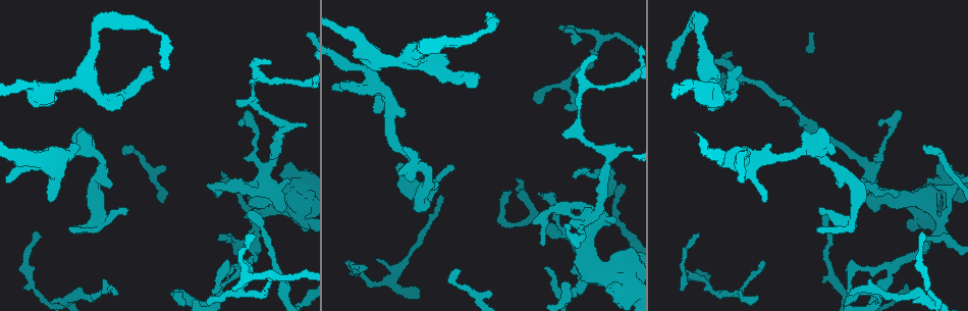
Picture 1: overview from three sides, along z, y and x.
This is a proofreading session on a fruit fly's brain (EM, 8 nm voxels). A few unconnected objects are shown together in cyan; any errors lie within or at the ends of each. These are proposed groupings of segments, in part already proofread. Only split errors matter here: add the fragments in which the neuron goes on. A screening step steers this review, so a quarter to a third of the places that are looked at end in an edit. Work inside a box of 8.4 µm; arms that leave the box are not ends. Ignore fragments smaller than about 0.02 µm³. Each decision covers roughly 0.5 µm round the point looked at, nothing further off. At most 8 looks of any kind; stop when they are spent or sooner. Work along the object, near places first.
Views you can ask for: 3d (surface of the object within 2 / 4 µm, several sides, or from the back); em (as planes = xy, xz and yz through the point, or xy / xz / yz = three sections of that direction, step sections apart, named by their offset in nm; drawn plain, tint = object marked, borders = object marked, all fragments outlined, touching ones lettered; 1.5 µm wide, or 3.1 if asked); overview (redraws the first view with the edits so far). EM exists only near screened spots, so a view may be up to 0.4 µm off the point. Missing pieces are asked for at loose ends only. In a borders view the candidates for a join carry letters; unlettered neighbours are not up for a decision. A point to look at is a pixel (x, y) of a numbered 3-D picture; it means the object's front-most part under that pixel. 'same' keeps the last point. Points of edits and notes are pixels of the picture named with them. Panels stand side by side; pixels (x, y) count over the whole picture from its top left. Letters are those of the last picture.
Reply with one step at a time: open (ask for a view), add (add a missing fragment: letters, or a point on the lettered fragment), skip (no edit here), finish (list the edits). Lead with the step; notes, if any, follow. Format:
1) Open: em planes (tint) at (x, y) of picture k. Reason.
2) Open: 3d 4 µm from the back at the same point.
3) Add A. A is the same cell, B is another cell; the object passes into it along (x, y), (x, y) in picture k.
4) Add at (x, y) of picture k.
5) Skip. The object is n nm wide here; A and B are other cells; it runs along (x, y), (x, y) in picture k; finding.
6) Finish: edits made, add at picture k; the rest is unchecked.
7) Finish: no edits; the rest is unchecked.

Open: em xz step 4 (tint) at (596, 55) of picture 1. Tapers out.

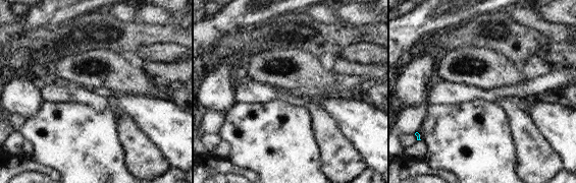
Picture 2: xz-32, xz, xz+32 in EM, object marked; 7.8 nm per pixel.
Open: em planes (borders) at the same point.

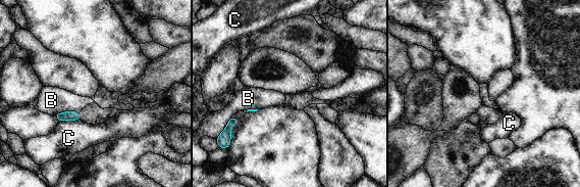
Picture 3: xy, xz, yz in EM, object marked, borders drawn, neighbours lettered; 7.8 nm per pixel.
Skip. B and C are other cells; a border runs along (78, 111), (66, 110), (53, 114) in picture 3; no lettered fragment goes on from it.

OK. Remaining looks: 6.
Open: 3d 4 µm at (576, 44) of picture 1. An open end.

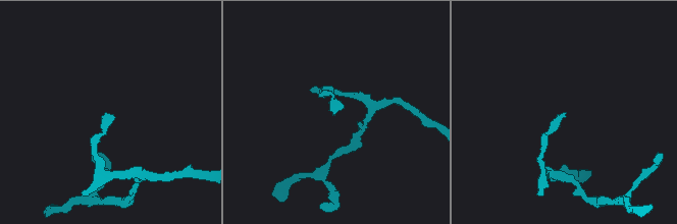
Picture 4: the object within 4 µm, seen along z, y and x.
Open: em yz step 8 (tint) at (563, 113) of picture 4. Need the tissue.

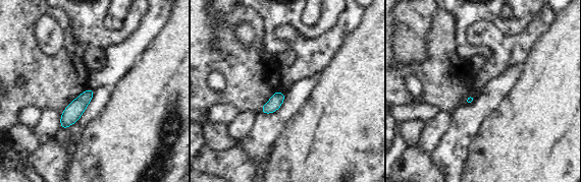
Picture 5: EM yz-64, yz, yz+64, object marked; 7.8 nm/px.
Open: em planes (borders) at the same point.

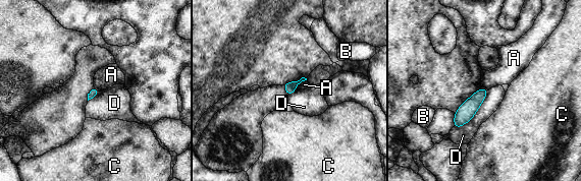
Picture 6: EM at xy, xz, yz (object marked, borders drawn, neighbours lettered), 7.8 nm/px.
Skip. The longest contact is with D, 420 nm; A, B, C and D are other cells; a border runs along (306, 79), (294, 91) in picture 6; no lettered fragment goes on from it.

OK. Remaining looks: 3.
Open: 3d 4 µm from the back at (377, 260) of picture 1.

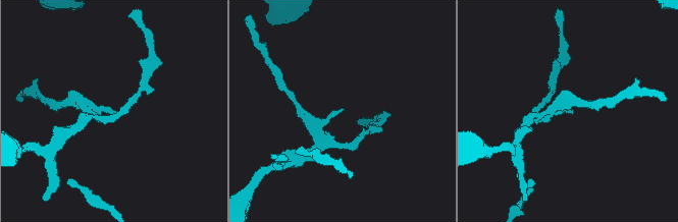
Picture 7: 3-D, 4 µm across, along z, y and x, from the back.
Open: em planes (borders) at (342, 110) of picture 7.

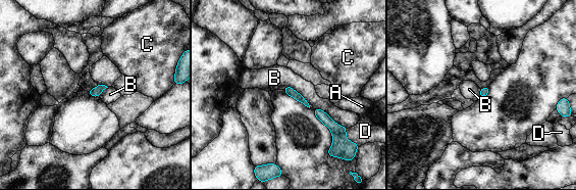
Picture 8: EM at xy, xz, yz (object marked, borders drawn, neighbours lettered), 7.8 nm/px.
Skip. The longest contact is with B, 320 nm; A, B, C and D are other cells; a border runs along (313, 109), (322, 109), (348, 128) in picture 8; no lettered fragment goes on from it.

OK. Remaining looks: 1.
Finish: no edits; the rest is unchecked.

